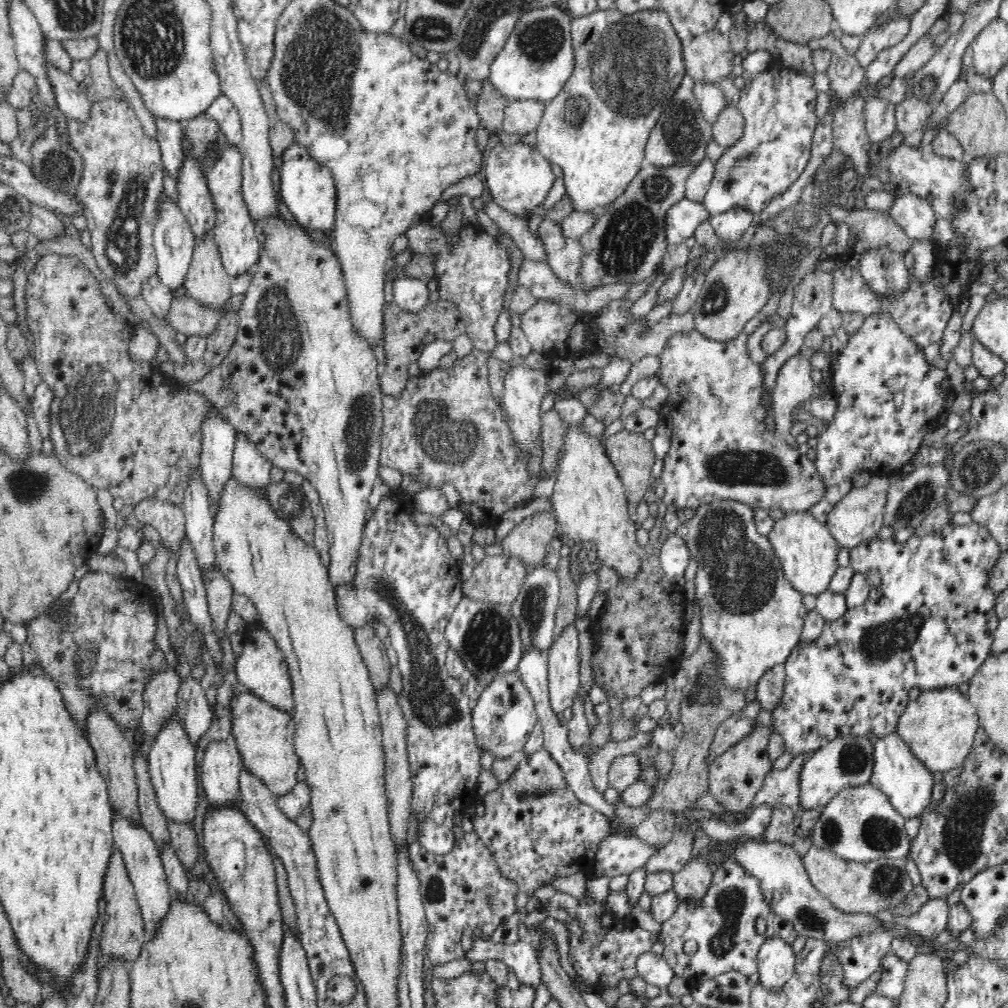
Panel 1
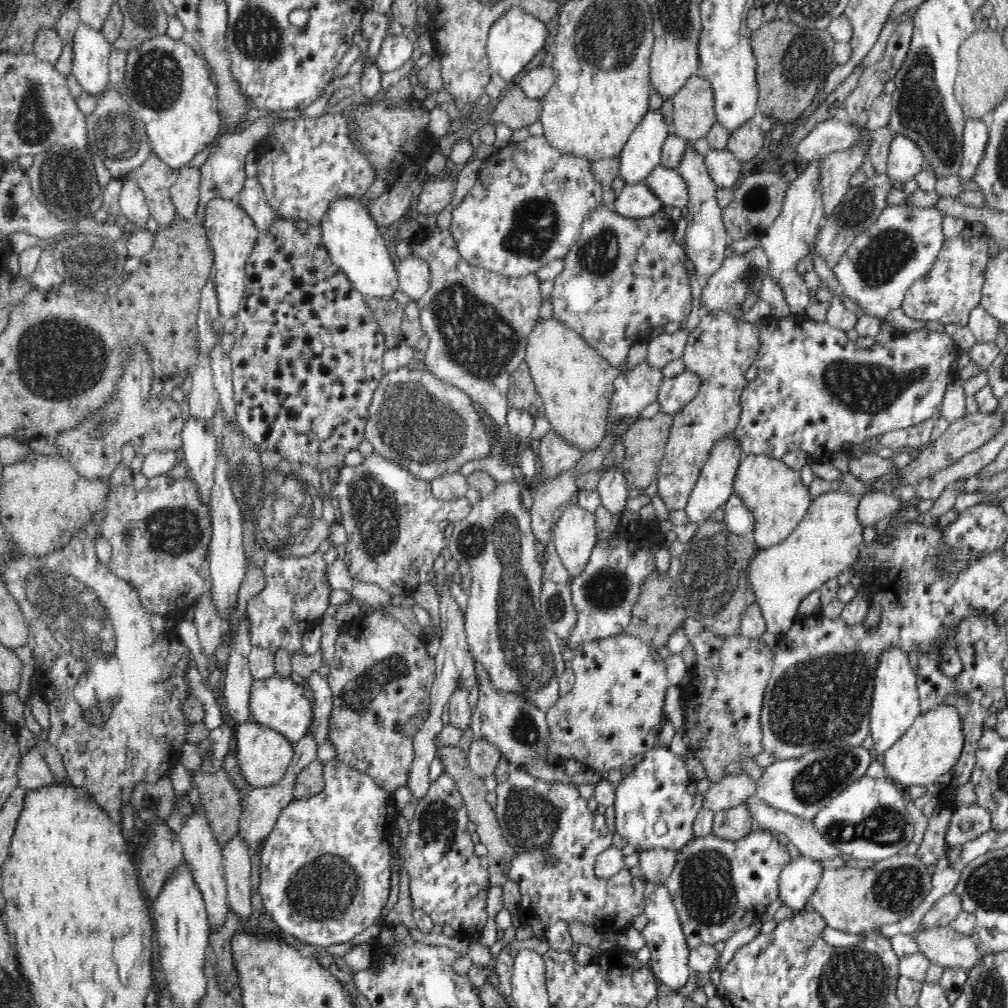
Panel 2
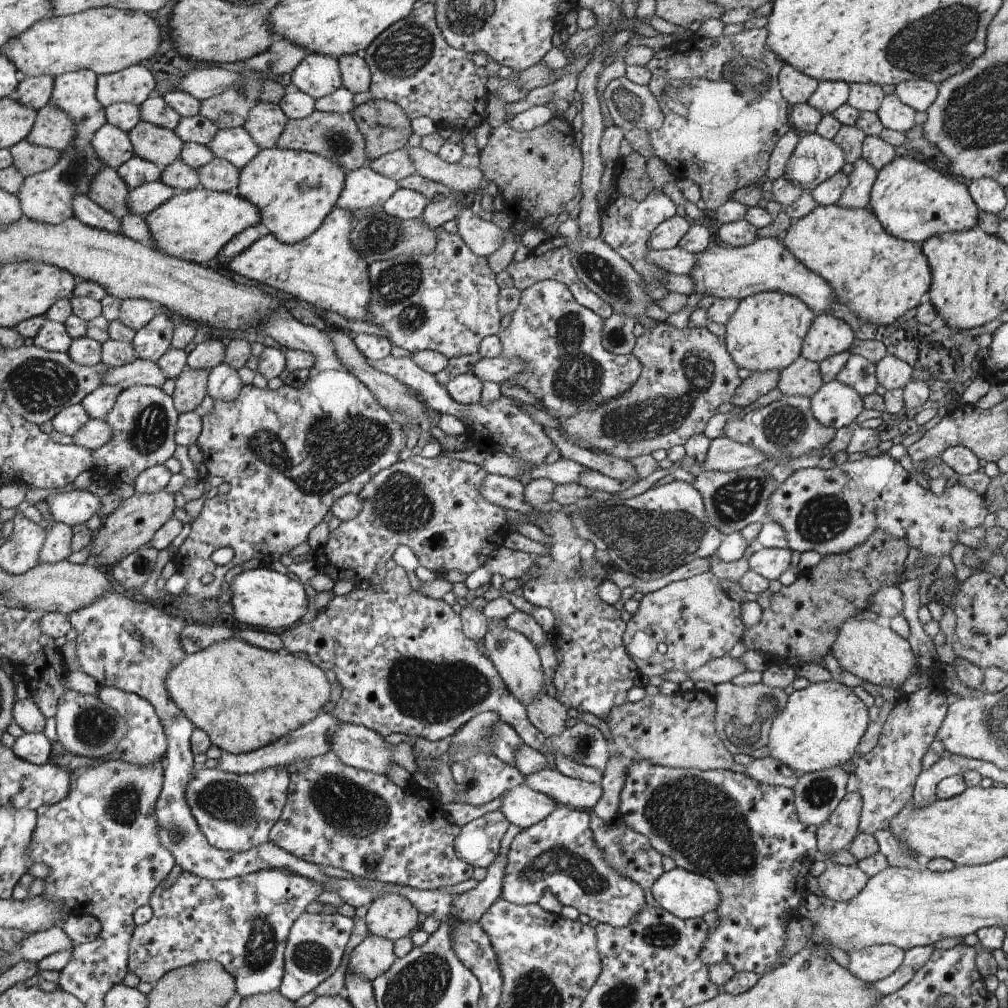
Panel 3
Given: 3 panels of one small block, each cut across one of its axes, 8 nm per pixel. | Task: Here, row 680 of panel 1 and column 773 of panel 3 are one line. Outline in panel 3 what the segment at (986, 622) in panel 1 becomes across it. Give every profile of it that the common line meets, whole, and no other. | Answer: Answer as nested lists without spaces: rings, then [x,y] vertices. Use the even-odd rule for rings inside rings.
[[[647,760],[631,761],[627,766],[625,781],[619,796],[618,815],[623,820],[623,823],[635,830],[637,833],[646,835],[649,838],[650,844],[660,854],[672,858],[677,867],[699,873],[705,877],[711,877],[718,885],[719,892],[722,894],[722,900],[717,908],[718,924],[713,927],[712,932],[704,941],[700,958],[706,966],[712,966],[718,963],[728,963],[732,965],[735,972],[750,971],[760,974],[767,974],[768,971],[783,963],[780,960],[780,952],[784,947],[786,940],[785,929],[789,923],[788,918],[784,918],[784,914],[788,912],[788,916],[792,908],[800,909],[802,902],[810,893],[806,889],[806,878],[810,874],[812,864],[819,859],[822,859],[822,853],[817,847],[817,826],[809,825],[798,818],[795,809],[794,791],[791,788],[769,785],[758,782],[746,774],[734,772],[731,769],[708,769],[701,771],[700,769],[683,769],[680,767],[665,767],[662,765],[652,764]]]

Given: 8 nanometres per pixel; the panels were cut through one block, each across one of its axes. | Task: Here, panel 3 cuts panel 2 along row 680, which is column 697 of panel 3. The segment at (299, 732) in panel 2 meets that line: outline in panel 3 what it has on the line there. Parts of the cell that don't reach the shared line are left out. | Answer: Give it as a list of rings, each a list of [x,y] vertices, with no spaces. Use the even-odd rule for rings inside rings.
[[[781,237],[759,238],[743,247],[728,248],[717,244],[706,247],[701,253],[696,253],[695,257],[696,264],[688,274],[694,284],[694,293],[741,301],[761,292],[778,291],[799,298],[816,315],[826,313],[830,307],[834,309],[839,306],[828,282],[804,268],[783,245]]]

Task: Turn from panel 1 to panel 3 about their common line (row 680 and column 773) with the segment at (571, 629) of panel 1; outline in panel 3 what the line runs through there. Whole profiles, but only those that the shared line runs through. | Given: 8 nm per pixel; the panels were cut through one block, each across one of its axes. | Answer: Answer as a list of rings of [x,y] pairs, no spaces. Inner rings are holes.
[[[758,547],[751,555],[749,568],[768,580],[778,580],[790,566],[791,550]]]

